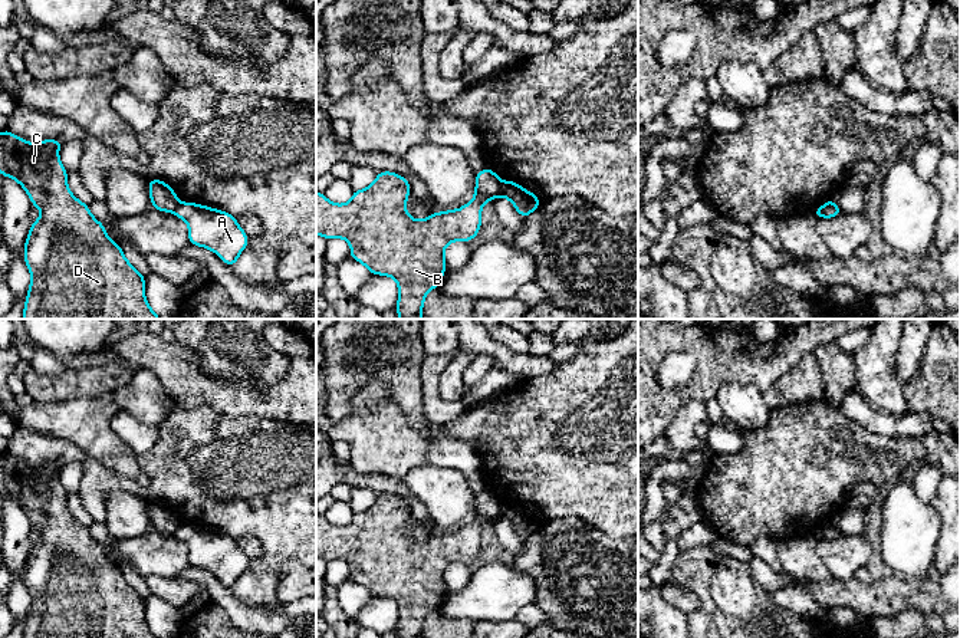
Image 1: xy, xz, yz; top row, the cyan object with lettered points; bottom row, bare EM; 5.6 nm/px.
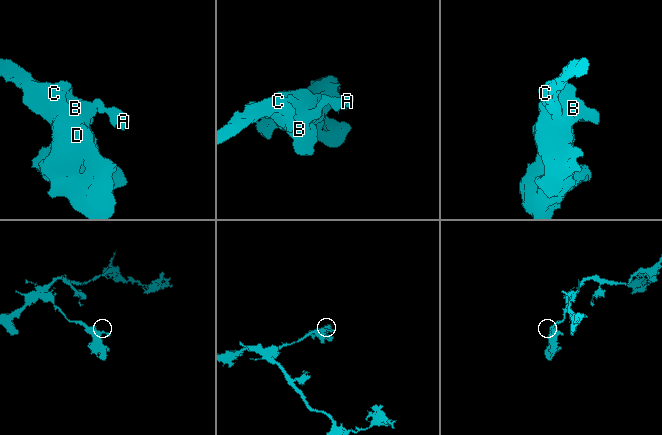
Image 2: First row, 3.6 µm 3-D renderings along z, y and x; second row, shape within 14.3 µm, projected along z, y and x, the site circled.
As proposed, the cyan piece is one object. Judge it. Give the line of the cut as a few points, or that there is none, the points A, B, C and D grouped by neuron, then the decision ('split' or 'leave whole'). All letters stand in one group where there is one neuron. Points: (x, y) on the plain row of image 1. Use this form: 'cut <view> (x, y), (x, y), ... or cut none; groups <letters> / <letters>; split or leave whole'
cut yz (834, 525), (829, 525), (821, 538); groups A / B C D; split

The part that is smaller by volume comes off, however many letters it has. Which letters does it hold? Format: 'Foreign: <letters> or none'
Foreign: A

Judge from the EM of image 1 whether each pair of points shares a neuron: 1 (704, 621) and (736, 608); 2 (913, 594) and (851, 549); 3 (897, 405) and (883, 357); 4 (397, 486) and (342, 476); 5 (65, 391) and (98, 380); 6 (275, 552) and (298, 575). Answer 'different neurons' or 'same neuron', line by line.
1: different neurons
2: different neurons
3: same neuron
4: same neuron
5: same neuron
6: different neurons

